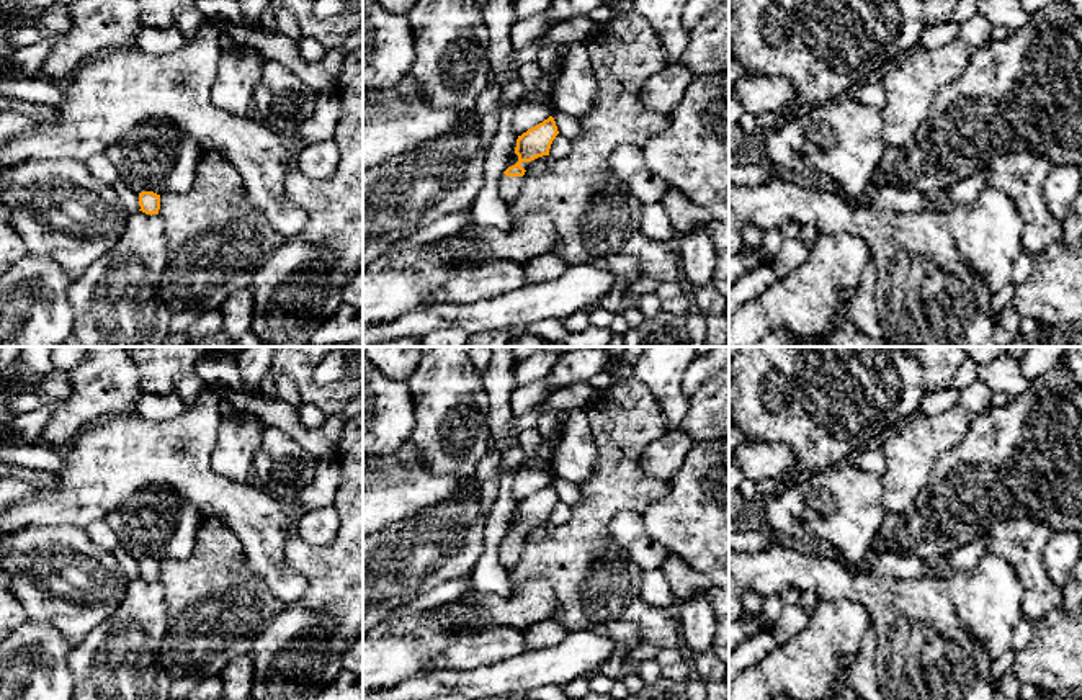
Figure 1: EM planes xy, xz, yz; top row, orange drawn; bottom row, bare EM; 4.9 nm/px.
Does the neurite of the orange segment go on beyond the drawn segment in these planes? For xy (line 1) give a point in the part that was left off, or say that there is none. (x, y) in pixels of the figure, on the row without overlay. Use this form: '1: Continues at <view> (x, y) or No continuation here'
1: No continuation here

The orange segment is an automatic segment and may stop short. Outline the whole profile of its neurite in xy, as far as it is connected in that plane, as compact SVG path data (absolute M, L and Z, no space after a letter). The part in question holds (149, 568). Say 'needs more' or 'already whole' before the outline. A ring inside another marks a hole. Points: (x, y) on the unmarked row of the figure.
already whole; M142 558L139 559L139 572L142 579L145 581L159 581L160 576L160 561L154 558Z

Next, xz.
needs more; M552 482L528 496L516 505L515 520L518 528L508 533L500 546L500 564L510 574L523 553L525 535L523 528L531 528L538 523L549 522L549 515L556 502L559 500Z

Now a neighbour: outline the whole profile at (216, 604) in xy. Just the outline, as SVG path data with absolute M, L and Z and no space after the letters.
M221 518L203 520L188 558L160 561L159 582L168 626L155 659L172 680L219 677L230 661L252 651L258 635L284 607L250 569L240 540Z

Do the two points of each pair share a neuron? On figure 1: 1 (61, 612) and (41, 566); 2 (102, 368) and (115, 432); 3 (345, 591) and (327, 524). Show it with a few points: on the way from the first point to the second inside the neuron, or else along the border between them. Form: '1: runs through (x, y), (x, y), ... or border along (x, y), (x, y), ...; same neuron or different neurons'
1: runs through (61, 601), (61, 586), (53, 578); same neuron
2: border along (120, 412), (133, 414); different neurons
3: border along (339, 512), (329, 543), (309, 545), (295, 532); different neurons

